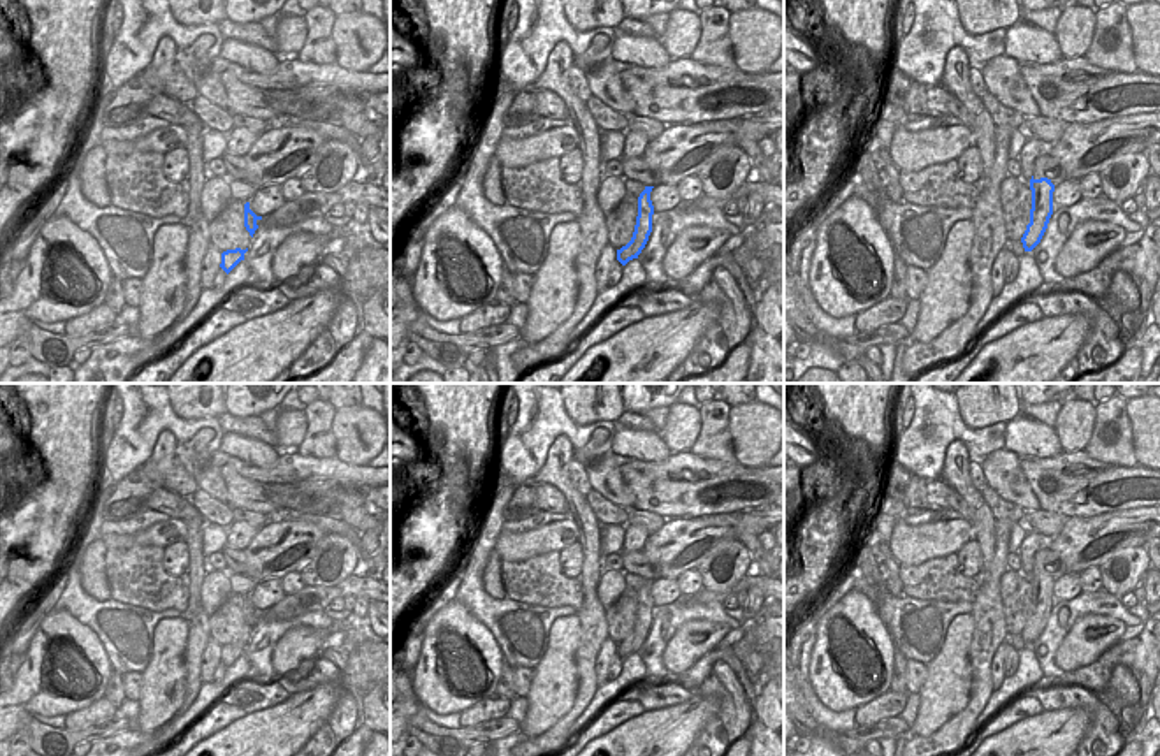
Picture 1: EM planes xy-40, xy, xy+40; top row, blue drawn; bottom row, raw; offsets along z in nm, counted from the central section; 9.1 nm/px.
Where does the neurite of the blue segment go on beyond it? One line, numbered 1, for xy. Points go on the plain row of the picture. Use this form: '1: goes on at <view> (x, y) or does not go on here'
1: does not go on here

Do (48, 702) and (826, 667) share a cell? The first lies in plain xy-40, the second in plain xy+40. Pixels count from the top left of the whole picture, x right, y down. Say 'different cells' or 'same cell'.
same cell

